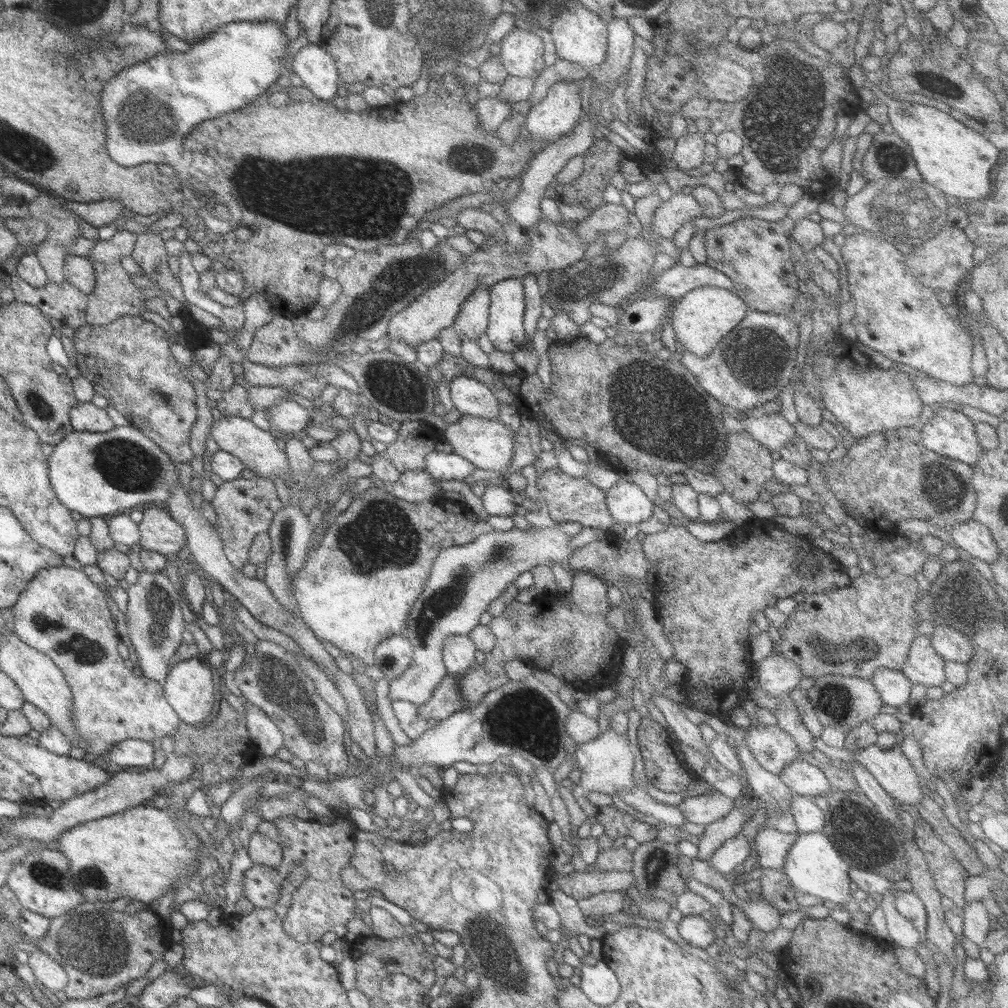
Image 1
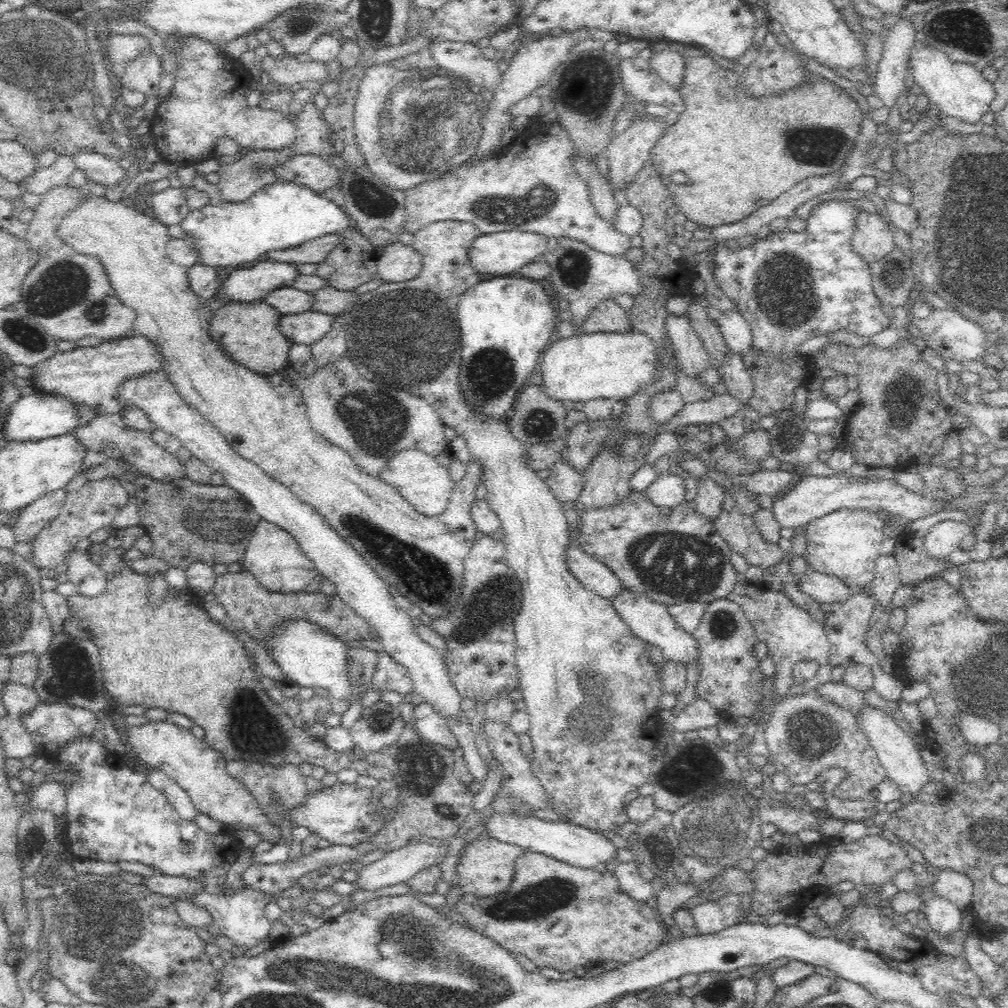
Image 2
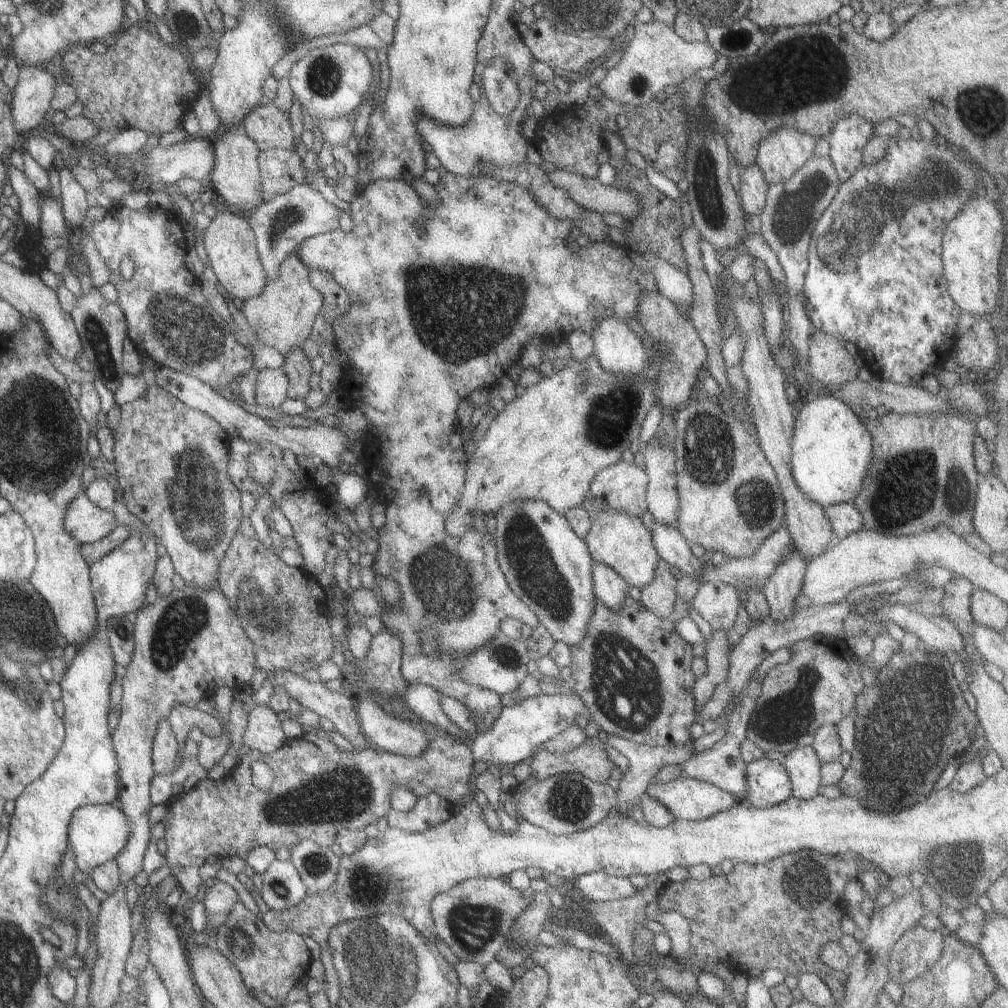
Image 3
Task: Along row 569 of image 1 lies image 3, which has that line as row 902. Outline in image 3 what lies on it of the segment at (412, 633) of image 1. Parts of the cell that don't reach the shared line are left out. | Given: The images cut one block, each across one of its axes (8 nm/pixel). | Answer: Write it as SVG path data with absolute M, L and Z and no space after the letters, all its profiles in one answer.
M476 877L455 883L449 890L433 896L429 914L437 938L445 942L457 961L475 962L484 969L501 950L510 923L529 906L533 896L530 888L515 890L500 877Z

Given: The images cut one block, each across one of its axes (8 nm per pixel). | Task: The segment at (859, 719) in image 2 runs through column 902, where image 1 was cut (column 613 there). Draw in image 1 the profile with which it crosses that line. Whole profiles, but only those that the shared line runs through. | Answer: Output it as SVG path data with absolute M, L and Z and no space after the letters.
M608 728L606 732L599 732L594 740L577 745L574 751L571 762L579 770L580 777L579 782L574 784L570 792L585 817L595 816L598 810L587 800L588 792L601 792L601 794L612 796L618 790L633 790L635 788L631 773L636 752L630 747L627 734L615 733L613 729Z

